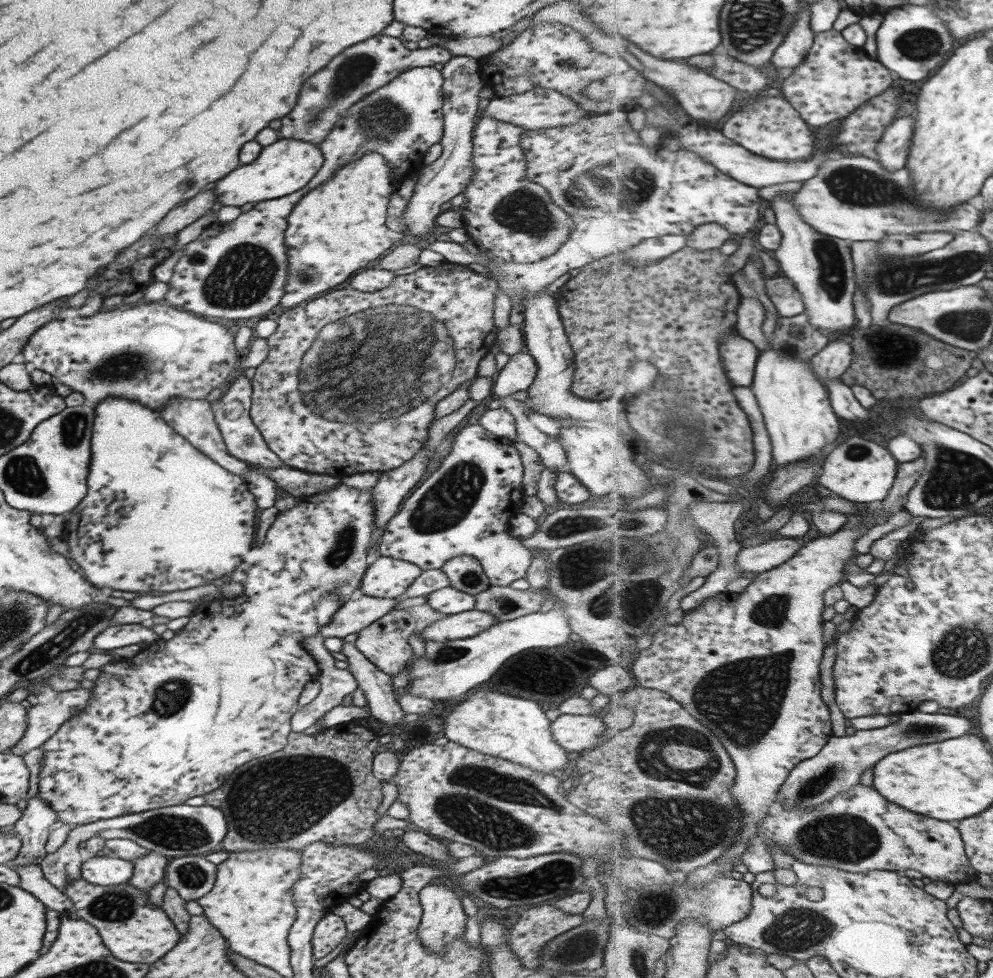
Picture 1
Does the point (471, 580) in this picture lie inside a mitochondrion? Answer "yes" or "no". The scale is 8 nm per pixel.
no

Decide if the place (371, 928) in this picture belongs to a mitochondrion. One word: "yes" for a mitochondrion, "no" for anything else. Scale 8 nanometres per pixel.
no

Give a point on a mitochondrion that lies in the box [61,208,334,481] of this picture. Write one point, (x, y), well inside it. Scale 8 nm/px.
(245, 274)

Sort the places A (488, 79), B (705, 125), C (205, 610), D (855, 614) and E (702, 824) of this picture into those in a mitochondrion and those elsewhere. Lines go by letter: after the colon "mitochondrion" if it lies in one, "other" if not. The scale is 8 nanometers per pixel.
A: other
B: other
C: other
D: other
E: mitochondrion

